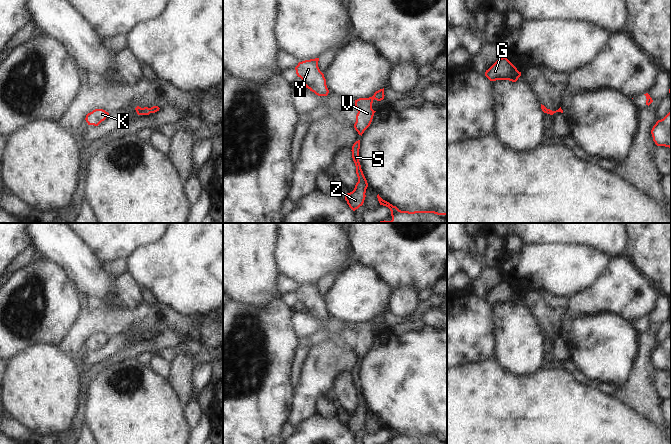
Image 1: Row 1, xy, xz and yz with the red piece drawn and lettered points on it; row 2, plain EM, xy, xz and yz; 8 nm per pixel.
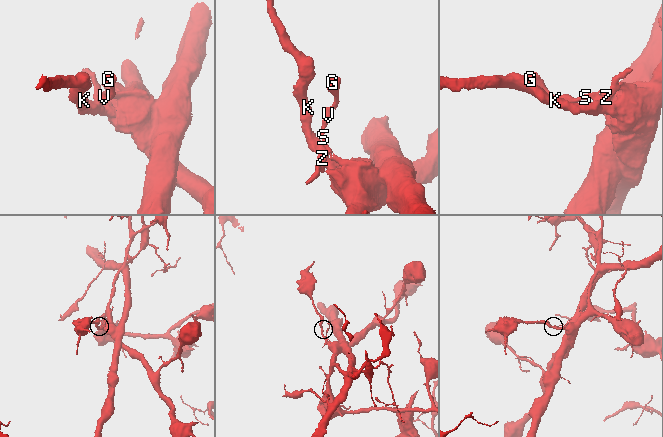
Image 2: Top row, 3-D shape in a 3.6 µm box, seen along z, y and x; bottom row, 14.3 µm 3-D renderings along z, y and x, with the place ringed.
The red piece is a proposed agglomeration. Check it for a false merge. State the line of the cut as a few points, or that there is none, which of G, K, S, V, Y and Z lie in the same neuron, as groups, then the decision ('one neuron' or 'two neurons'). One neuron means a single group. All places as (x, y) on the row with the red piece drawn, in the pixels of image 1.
no cut; G K S V Y Z; one neuron

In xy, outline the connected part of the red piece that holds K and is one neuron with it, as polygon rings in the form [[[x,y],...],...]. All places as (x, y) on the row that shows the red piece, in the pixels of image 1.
[[[95,109],[86,115],[85,120],[88,125],[98,126],[108,115],[109,113],[103,109]]]

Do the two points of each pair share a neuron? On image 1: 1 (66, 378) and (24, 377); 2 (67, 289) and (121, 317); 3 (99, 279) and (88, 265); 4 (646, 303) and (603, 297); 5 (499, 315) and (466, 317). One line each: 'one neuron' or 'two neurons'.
1: one neuron
2: two neurons
3: one neuron
4: one neuron
5: two neurons

